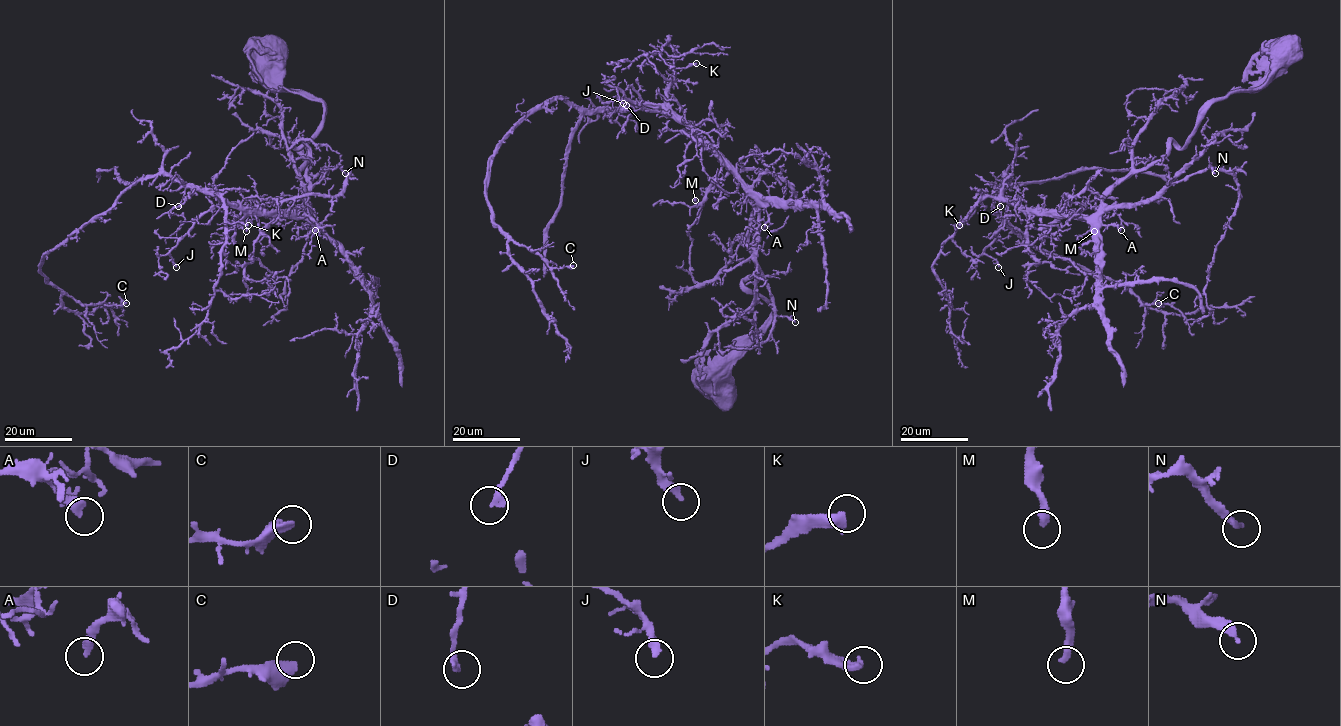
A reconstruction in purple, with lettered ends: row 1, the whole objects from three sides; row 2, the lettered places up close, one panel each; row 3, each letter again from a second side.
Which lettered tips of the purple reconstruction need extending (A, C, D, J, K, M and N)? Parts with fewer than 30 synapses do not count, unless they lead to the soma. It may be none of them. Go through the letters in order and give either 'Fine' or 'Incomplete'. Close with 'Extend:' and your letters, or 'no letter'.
A: Fine
C: Fine
D: Fine
J: Incomplete
K: Fine
M: Fine
N: Fine
Extend: J

